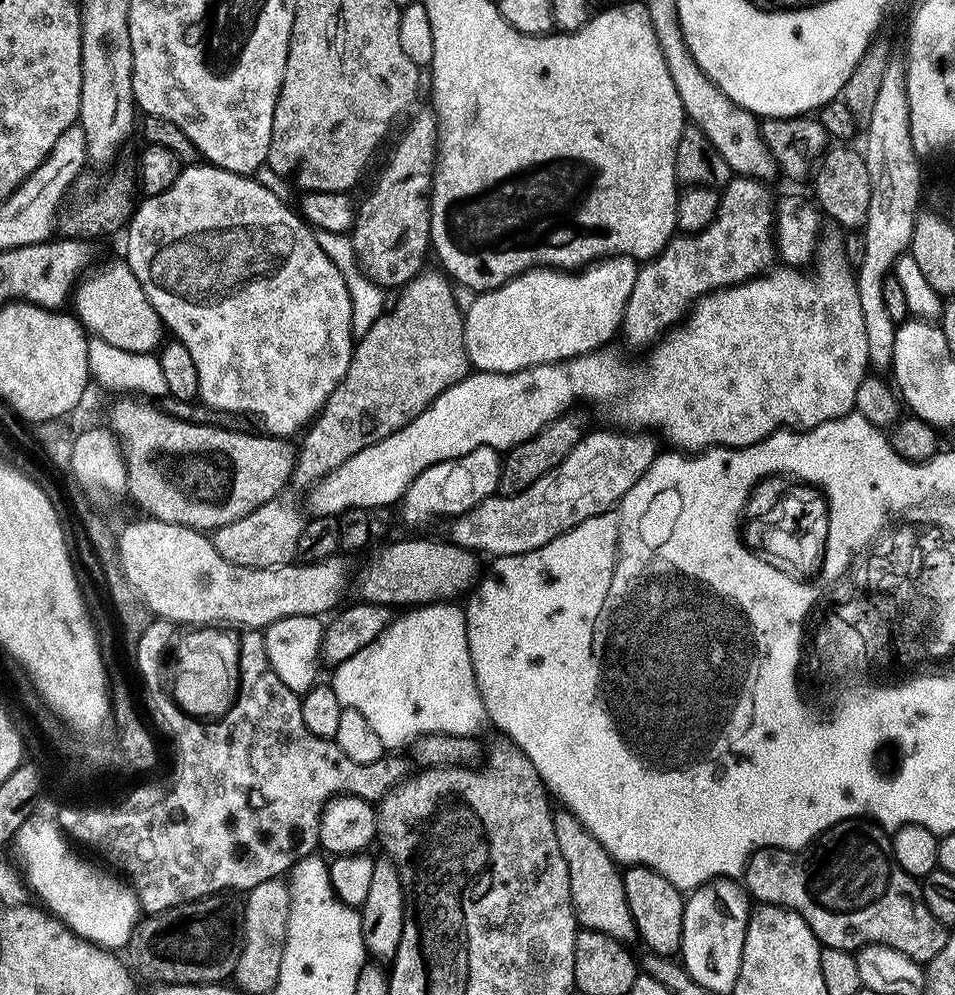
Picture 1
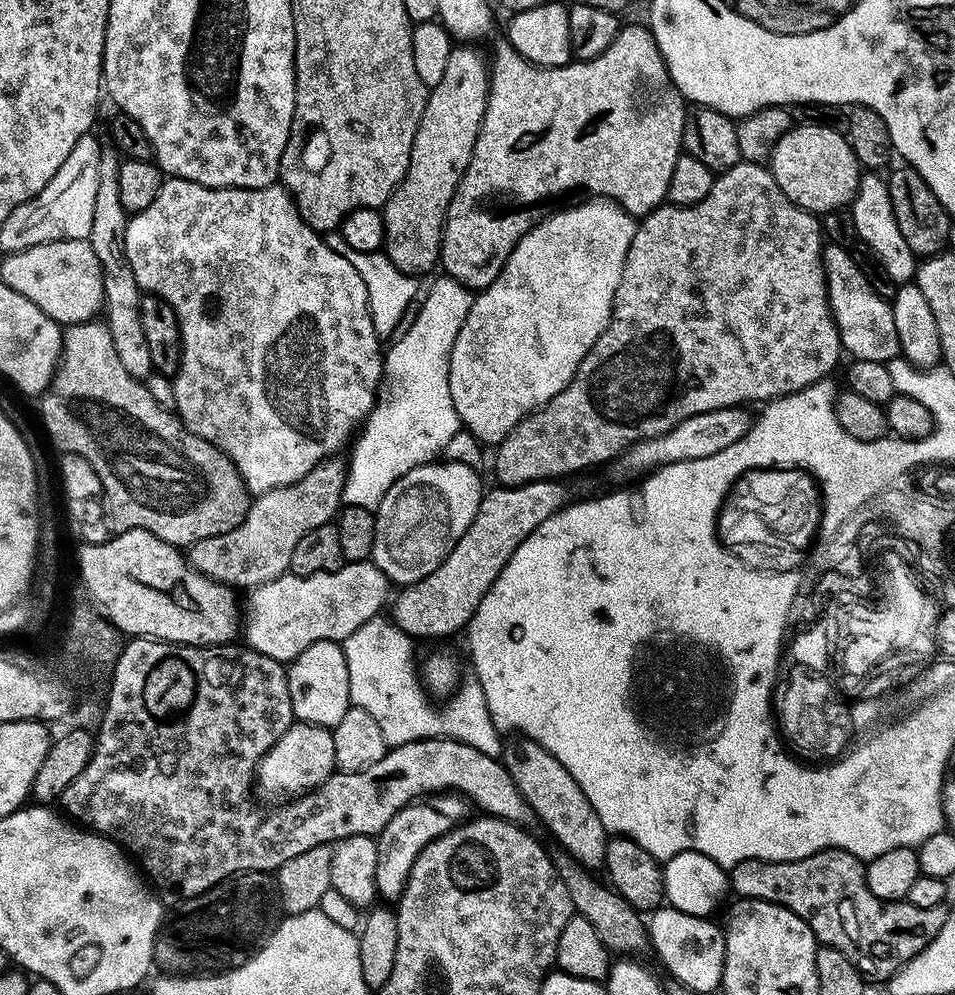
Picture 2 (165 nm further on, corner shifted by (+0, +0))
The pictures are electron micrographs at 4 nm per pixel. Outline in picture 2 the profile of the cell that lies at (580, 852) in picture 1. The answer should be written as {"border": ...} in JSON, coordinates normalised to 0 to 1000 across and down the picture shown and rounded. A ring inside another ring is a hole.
{"border":[[[552,742],[533,743],[528,750],[526,767],[534,782],[538,782],[547,802],[551,802],[557,811],[562,825],[566,829],[570,827],[582,843],[581,847],[596,856],[612,873],[627,873],[635,862],[639,838],[630,830],[630,822],[626,822],[622,810],[618,810],[618,802],[609,798],[609,790],[601,786],[597,774],[593,774],[576,754]]]}

